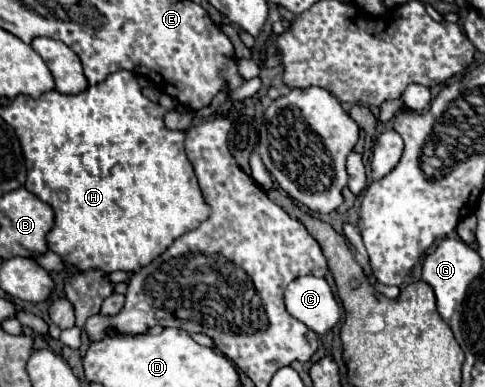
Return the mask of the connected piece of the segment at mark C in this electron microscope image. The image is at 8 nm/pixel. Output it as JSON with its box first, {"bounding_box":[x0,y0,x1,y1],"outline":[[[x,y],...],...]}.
{"bounding_box":[285,276,341,334],"outline":[[[299,276],[285,290],[285,306],[291,316],[301,320],[317,334],[331,330],[339,318],[341,308],[325,278]]]}

